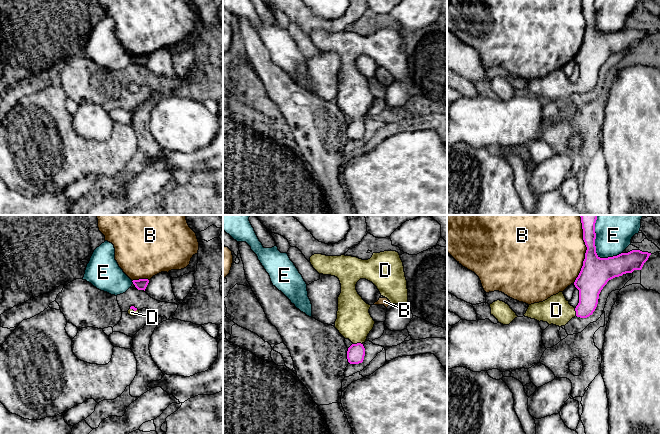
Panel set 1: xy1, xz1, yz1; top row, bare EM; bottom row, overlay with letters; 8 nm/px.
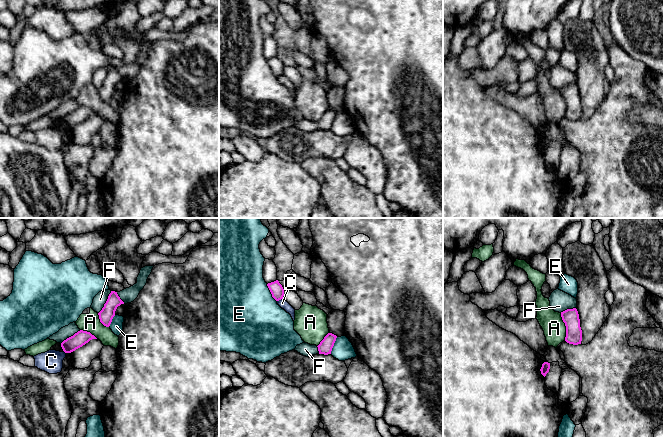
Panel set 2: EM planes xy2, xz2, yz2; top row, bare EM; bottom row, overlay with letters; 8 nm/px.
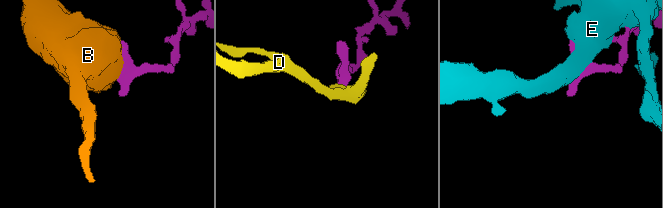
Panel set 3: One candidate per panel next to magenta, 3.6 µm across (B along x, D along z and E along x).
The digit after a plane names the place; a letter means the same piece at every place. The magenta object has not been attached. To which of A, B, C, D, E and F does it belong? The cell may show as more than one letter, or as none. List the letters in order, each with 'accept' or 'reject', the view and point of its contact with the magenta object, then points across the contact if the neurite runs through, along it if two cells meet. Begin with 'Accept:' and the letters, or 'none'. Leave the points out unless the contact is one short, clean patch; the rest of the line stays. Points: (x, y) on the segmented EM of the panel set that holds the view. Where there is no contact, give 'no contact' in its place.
Accept: D
A: reject; contact yz2 (566, 327)
B: reject; contact yz1 (587, 249)
C: reject; contact xz2 (279, 299)
D: accept; contact xz1 (357, 343); way xz1 (356, 352), (357, 343), (357, 331), (354, 322)
E: reject; contact yz1 (595, 247)
F: reject; contact xy2 (106, 302)

